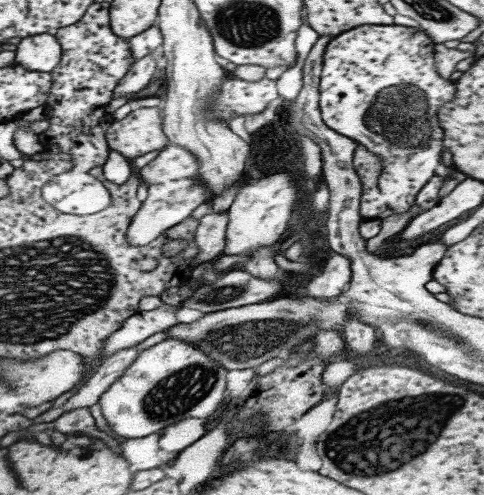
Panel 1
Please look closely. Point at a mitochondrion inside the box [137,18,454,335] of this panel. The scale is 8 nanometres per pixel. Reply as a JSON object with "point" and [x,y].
{"point":[399,114]}

